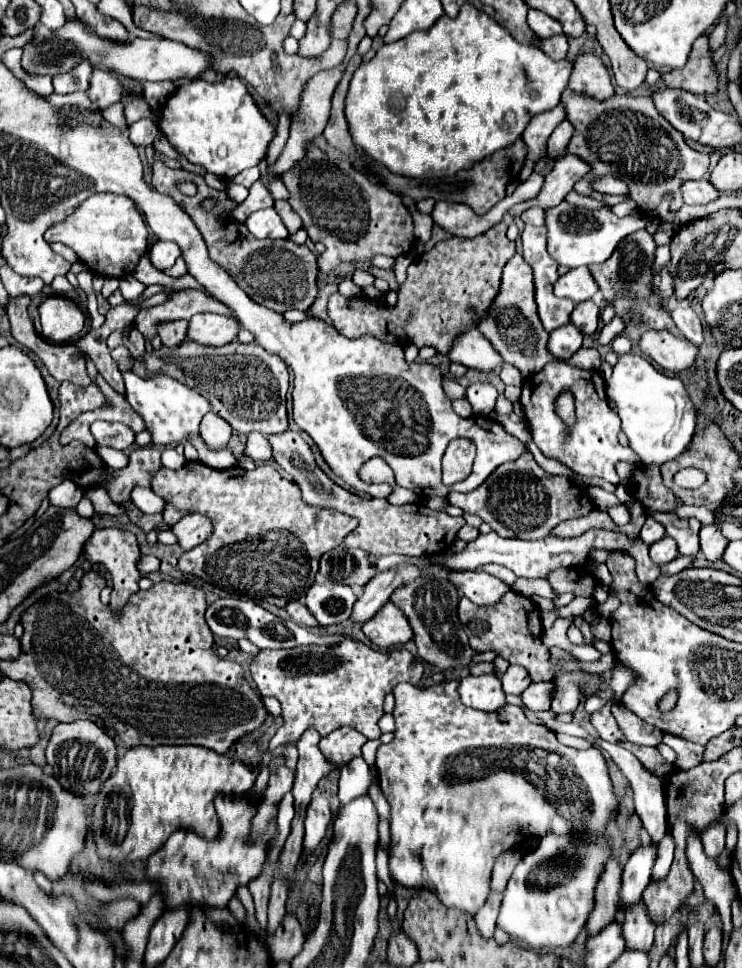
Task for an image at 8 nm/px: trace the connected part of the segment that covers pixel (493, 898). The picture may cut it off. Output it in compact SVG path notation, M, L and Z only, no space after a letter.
M494 893L486 899L484 907L476 913L476 925L482 933L484 939L490 939L494 935L494 929L496 929L496 917L498 917L498 911L500 911L500 903L502 903L502 895L500 893Z

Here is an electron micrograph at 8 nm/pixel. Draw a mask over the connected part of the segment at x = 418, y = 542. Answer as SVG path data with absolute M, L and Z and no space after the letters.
M286 431L278 433L274 437L266 437L272 445L272 455L274 461L300 485L302 489L302 499L308 505L318 505L318 507L330 507L340 513L346 513L350 517L358 519L358 527L344 539L346 547L360 547L366 553L372 555L432 555L432 553L442 553L448 549L448 545L454 543L458 529L466 523L464 517L450 517L442 511L434 511L426 505L416 507L412 505L390 505L386 499L370 499L370 497L358 497L342 487L338 487L334 481L330 481L314 463L312 451L302 439L300 433L296 431Z

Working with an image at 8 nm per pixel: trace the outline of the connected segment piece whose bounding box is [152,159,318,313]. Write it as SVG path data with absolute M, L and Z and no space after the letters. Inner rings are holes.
M154 161L152 165L154 169L154 177L152 177L152 185L156 191L164 193L164 195L170 195L196 223L196 227L200 229L206 245L208 245L208 251L210 251L210 259L218 265L222 265L222 269L246 291L246 295L262 305L262 307L268 307L276 313L284 313L286 309L298 309L298 311L308 311L310 305L314 303L316 295L318 295L318 287L316 287L316 277L318 277L318 267L316 267L316 257L314 253L306 247L306 245L296 245L292 243L290 239L278 239L278 241L272 241L272 239L254 239L252 235L246 235L246 237L238 237L234 243L230 243L230 239L226 239L226 231L230 233L240 233L242 229L246 229L242 223L234 223L230 219L226 219L224 223L218 223L216 221L216 213L218 211L226 211L226 213L232 213L232 209L236 207L234 203L228 201L226 193L224 191L216 191L216 189L210 189L206 185L206 181L196 175L196 173L188 172L184 169L180 171L174 171L174 169L168 169L162 161ZM180 181L192 181L196 187L198 187L198 193L194 197L186 197L178 191L178 183ZM206 197L212 197L216 201L216 205L210 209L210 211L204 211L202 209L202 201Z

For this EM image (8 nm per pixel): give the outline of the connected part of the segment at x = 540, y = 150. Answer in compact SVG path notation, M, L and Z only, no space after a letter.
M556 105L554 111L540 113L538 117L530 119L530 125L522 133L522 141L526 141L526 159L538 163L546 157L546 143L556 125L564 119L564 105Z

